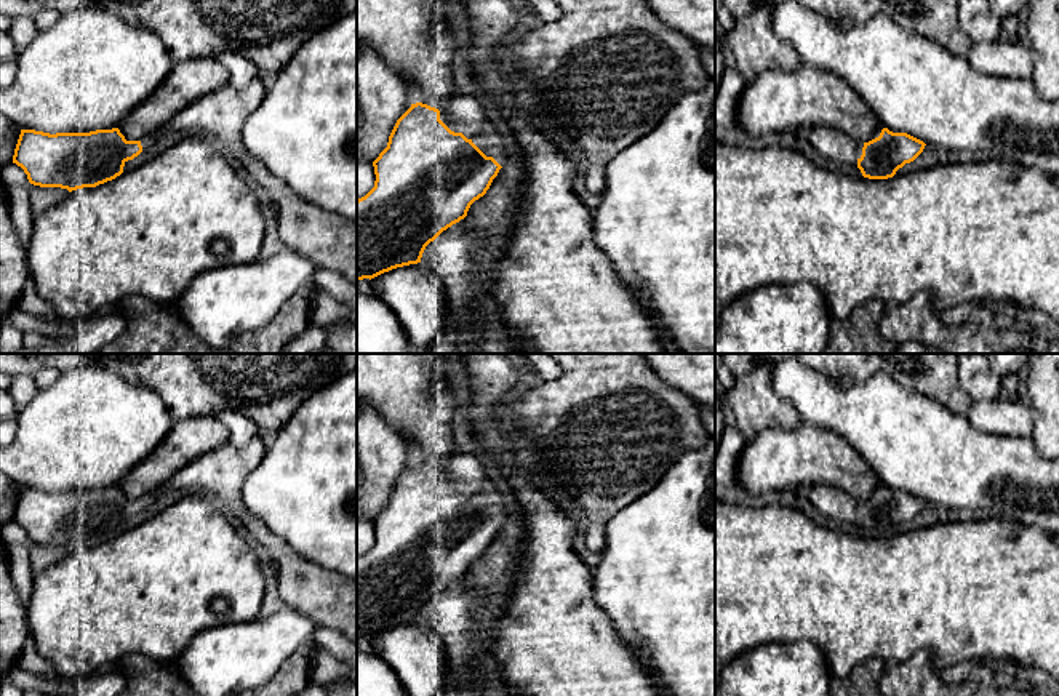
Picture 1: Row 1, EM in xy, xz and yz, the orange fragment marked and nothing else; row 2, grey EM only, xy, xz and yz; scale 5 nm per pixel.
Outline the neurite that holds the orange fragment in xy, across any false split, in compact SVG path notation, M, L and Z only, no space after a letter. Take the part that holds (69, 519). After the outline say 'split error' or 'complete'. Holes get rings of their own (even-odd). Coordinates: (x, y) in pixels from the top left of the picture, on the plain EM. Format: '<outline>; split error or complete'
M262 434L251 438L245 446L235 448L226 443L190 461L178 470L160 490L141 499L126 499L118 486L96 488L90 491L43 491L21 488L13 522L21 525L27 538L40 546L61 546L69 550L96 546L115 538L123 531L128 518L155 502L163 491L179 490L187 493L205 493L219 506L232 510L248 531L248 538L259 544L270 558L277 573L277 589L285 606L309 616L317 626L330 627L357 643L357 581L336 571L325 570L299 555L285 539L270 533L267 526L246 507L243 485L248 474L262 461L266 446Z; split error

